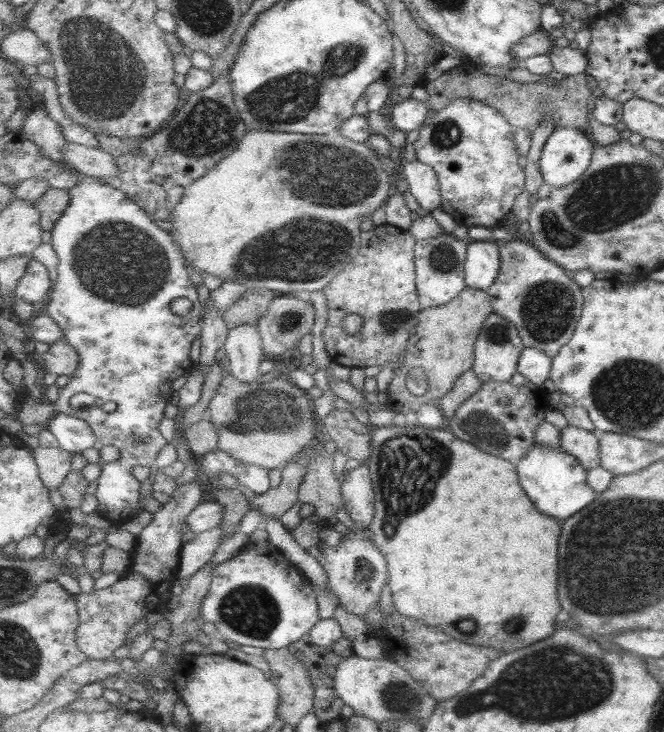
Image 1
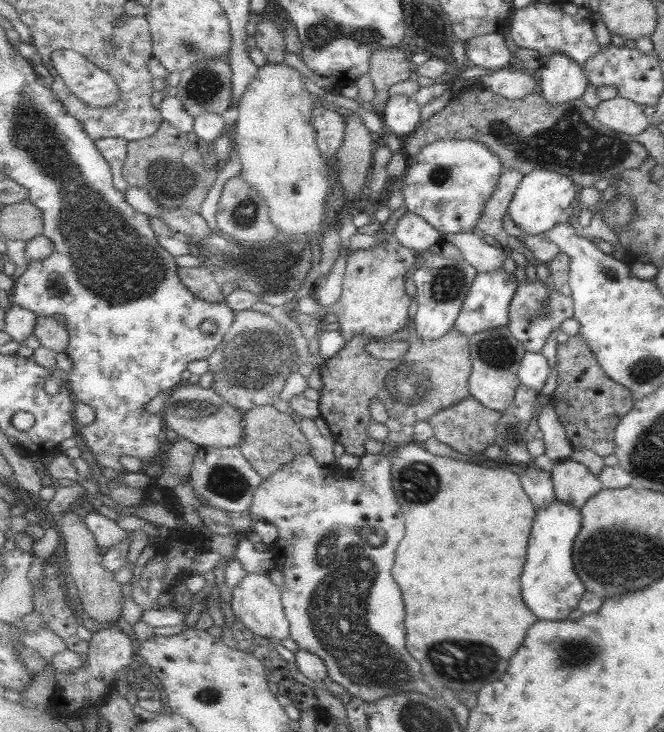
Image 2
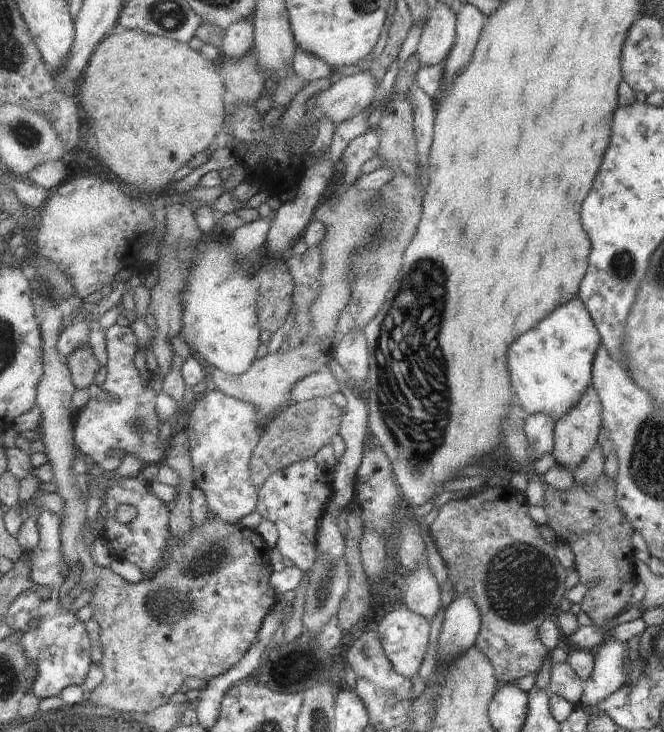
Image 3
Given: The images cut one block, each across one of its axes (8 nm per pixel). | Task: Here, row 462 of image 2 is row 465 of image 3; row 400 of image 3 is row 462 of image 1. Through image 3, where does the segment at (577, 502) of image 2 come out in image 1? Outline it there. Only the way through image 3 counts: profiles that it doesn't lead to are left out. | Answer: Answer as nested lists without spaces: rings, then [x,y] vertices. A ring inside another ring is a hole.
[[[568,424],[562,429],[560,448],[575,456],[588,472],[601,467],[602,452],[598,432],[589,432],[585,428]]]

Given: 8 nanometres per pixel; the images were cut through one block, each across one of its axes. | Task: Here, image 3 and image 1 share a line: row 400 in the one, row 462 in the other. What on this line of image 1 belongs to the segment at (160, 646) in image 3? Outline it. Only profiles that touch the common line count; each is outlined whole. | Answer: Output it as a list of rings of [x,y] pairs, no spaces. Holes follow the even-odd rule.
[[[40,445],[34,448],[34,457],[38,461],[42,482],[50,490],[58,490],[73,471],[71,468],[73,453],[63,448]]]

